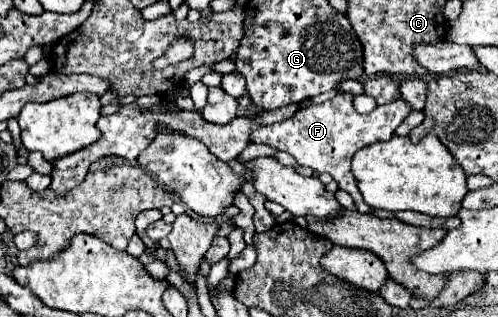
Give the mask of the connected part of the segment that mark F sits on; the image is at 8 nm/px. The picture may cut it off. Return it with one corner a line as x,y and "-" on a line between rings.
336,96
324,104
302,108
292,118
288,118
284,122
256,128
252,132
252,142
270,144
276,150
284,150
284,152
292,154
300,166
308,166
318,174
320,172
330,174
338,182
340,190
346,190
354,198
356,210
362,214
368,214
370,206
362,200
362,194
358,190
358,182
350,172
350,160
360,148
392,138
394,130
402,124
402,120
410,112
412,112
412,108
408,106
408,102
398,98
390,104
376,106
370,114
358,114
352,106
350,96

